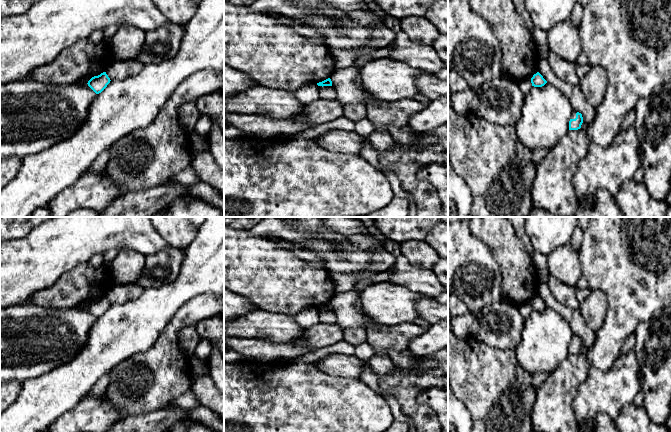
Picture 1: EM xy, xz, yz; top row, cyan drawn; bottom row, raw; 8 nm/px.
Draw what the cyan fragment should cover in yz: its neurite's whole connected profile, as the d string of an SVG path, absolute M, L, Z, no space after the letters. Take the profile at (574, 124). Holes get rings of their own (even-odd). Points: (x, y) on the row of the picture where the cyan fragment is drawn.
M577 112L575 119L570 119L569 121L569 130L578 130L581 128L581 125L583 123L583 117L582 114Z

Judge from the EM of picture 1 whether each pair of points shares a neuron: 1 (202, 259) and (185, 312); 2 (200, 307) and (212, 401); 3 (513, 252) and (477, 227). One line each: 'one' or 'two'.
1: two
2: two
3: one

